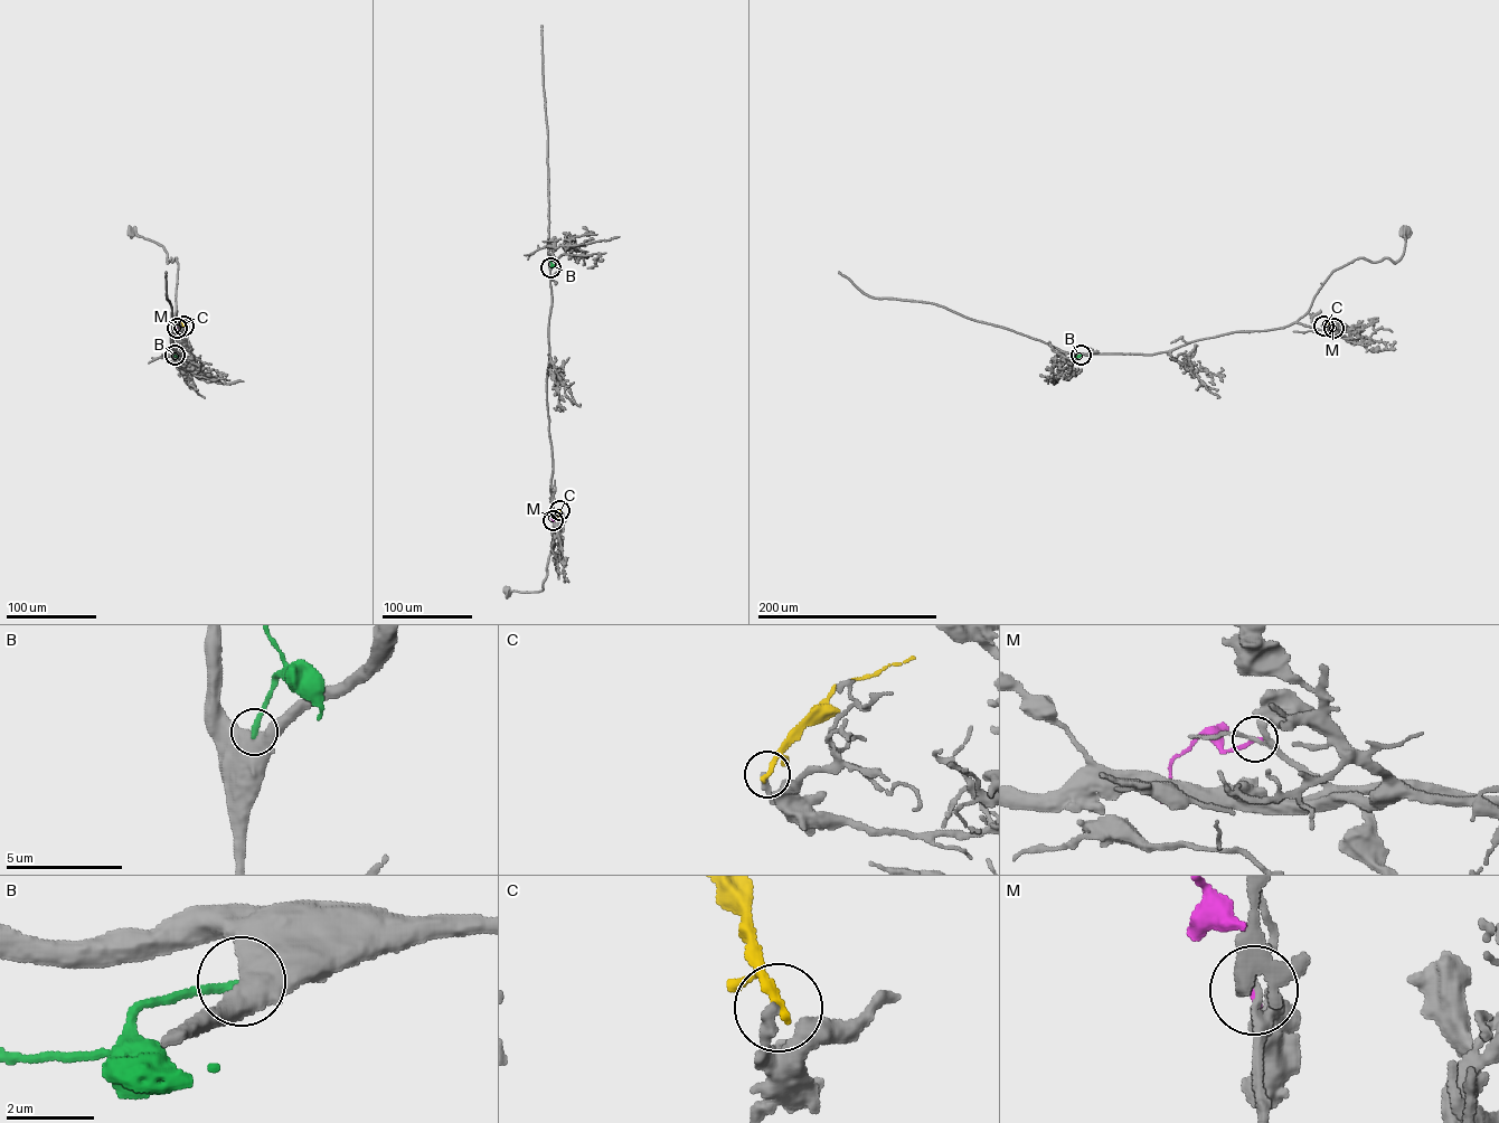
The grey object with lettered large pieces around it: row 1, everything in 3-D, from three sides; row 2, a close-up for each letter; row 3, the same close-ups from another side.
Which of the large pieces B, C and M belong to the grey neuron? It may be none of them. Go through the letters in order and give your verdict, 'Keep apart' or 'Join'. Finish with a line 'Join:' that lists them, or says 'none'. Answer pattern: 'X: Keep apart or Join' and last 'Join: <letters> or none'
B: Keep apart
C: Keep apart
M: Keep apart
Join: none

